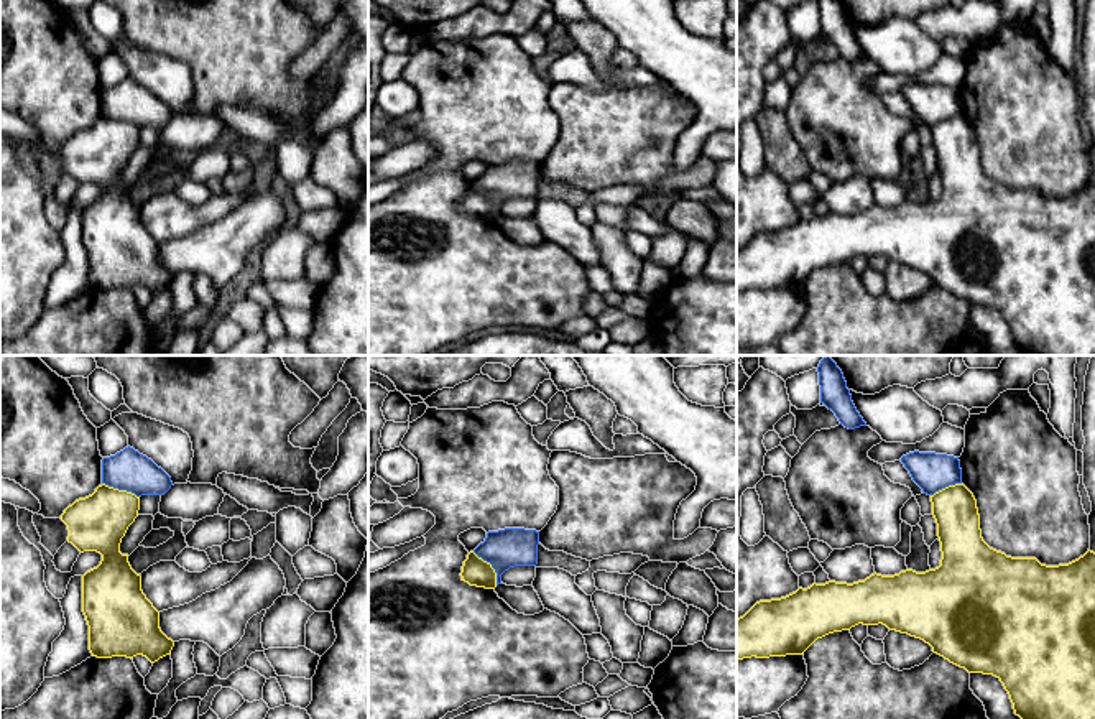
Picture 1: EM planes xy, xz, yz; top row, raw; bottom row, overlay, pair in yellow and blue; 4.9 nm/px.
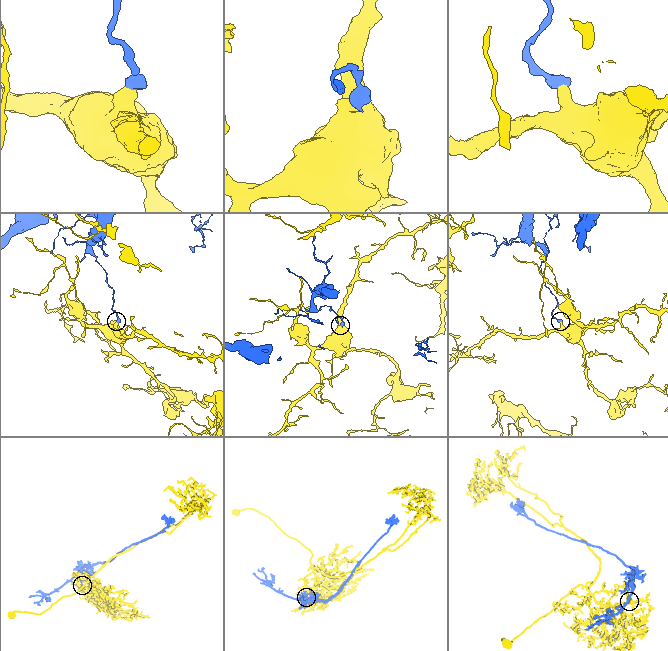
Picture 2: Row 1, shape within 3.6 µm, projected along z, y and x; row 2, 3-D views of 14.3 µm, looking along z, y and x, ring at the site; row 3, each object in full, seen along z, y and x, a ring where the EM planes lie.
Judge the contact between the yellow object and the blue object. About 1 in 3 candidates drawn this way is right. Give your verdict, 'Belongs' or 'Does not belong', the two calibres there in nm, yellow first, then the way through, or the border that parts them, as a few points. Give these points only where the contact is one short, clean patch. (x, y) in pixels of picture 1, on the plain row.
Does not belong. Thickness 140 nm (yellow) against 190 nm. Boundary: xz (472, 183), (490, 196), (497, 216)

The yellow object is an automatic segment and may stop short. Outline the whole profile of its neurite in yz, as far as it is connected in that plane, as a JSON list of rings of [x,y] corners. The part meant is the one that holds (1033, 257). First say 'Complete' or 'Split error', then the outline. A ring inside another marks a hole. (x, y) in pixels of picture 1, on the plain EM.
Complete. [[[949,117],[931,127],[932,146],[937,155],[937,168],[940,173],[942,191],[940,197],[926,204],[912,201],[901,202],[894,207],[871,206],[865,212],[853,216],[829,212],[825,216],[812,216],[807,220],[799,219],[796,224],[771,232],[756,234],[743,248],[737,250],[737,291],[743,290],[769,290],[786,286],[804,286],[804,283],[817,271],[834,263],[850,262],[852,258],[883,255],[889,262],[908,265],[921,270],[932,278],[932,283],[944,288],[950,295],[965,299],[968,304],[983,304],[996,308],[1010,326],[1014,346],[1024,355],[1095,355],[1095,184],[1087,183],[1079,191],[1069,196],[1046,197],[1036,189],[1011,189],[1001,183],[990,179],[980,161],[980,146],[973,125],[963,117]]]

